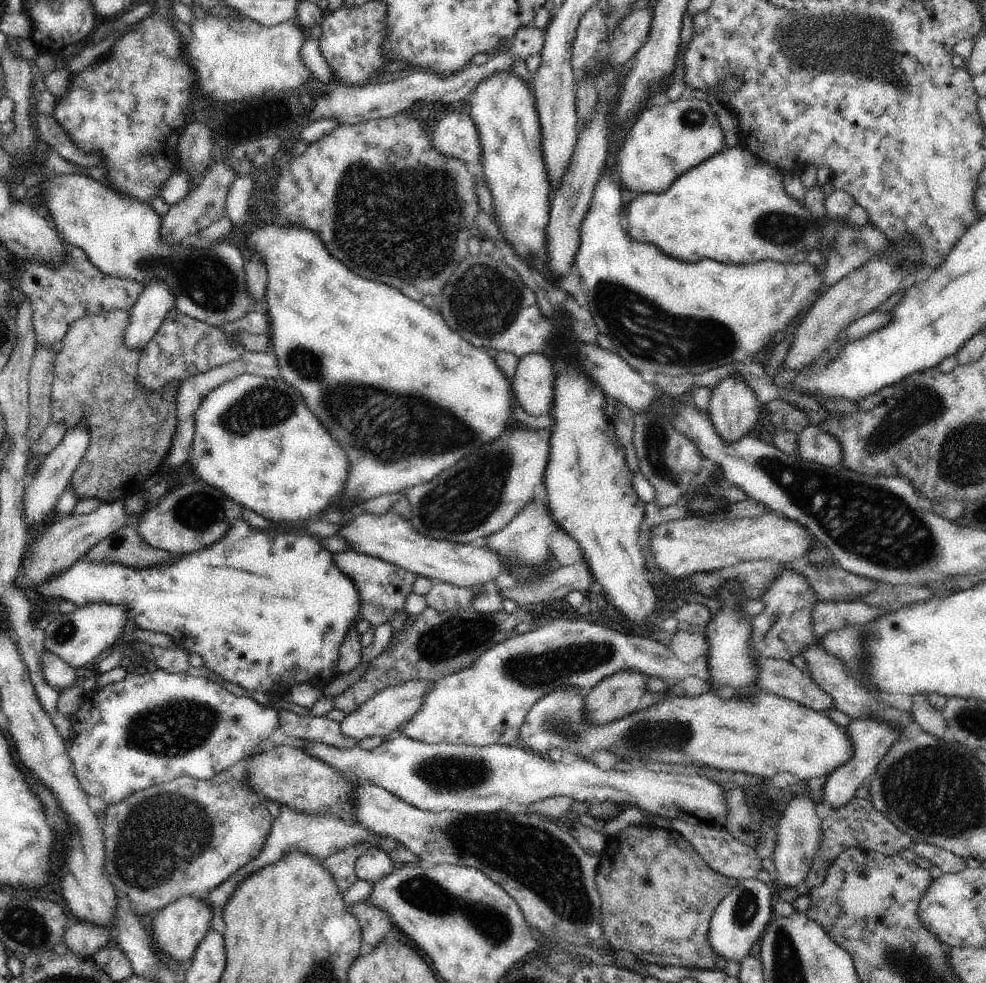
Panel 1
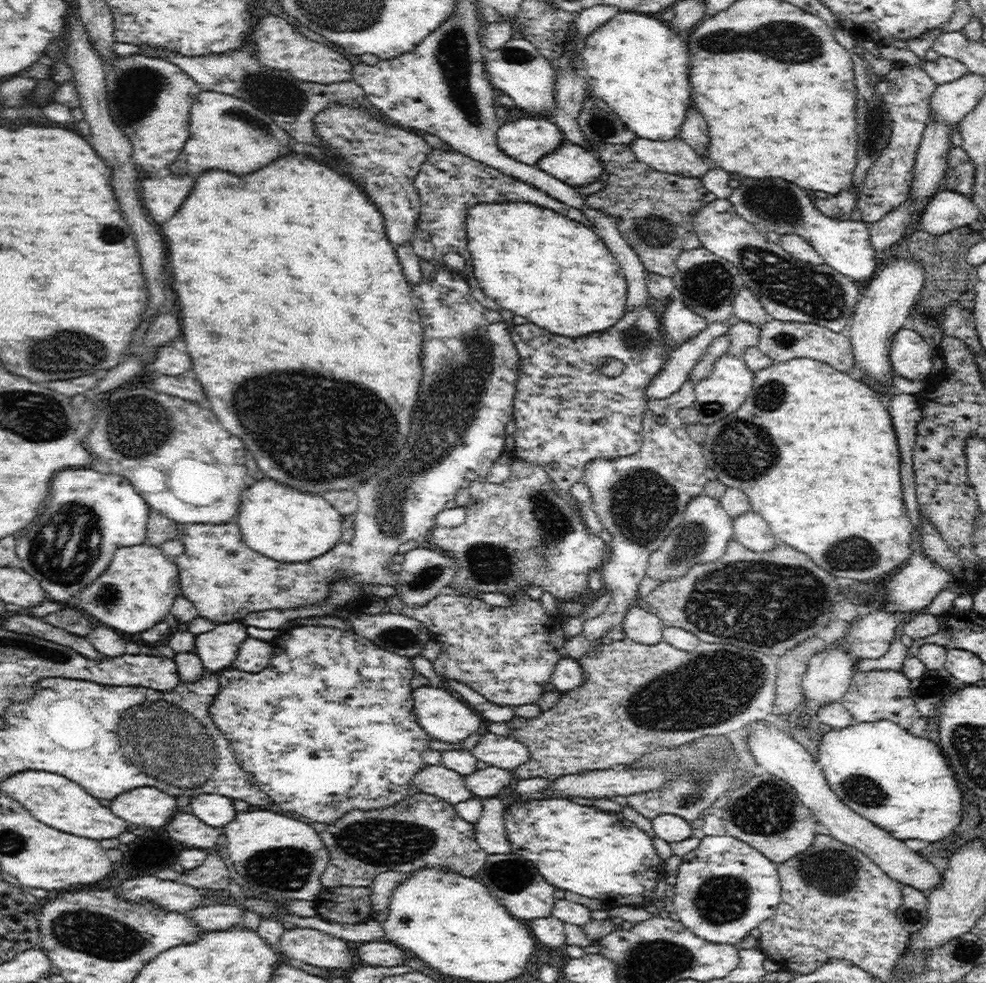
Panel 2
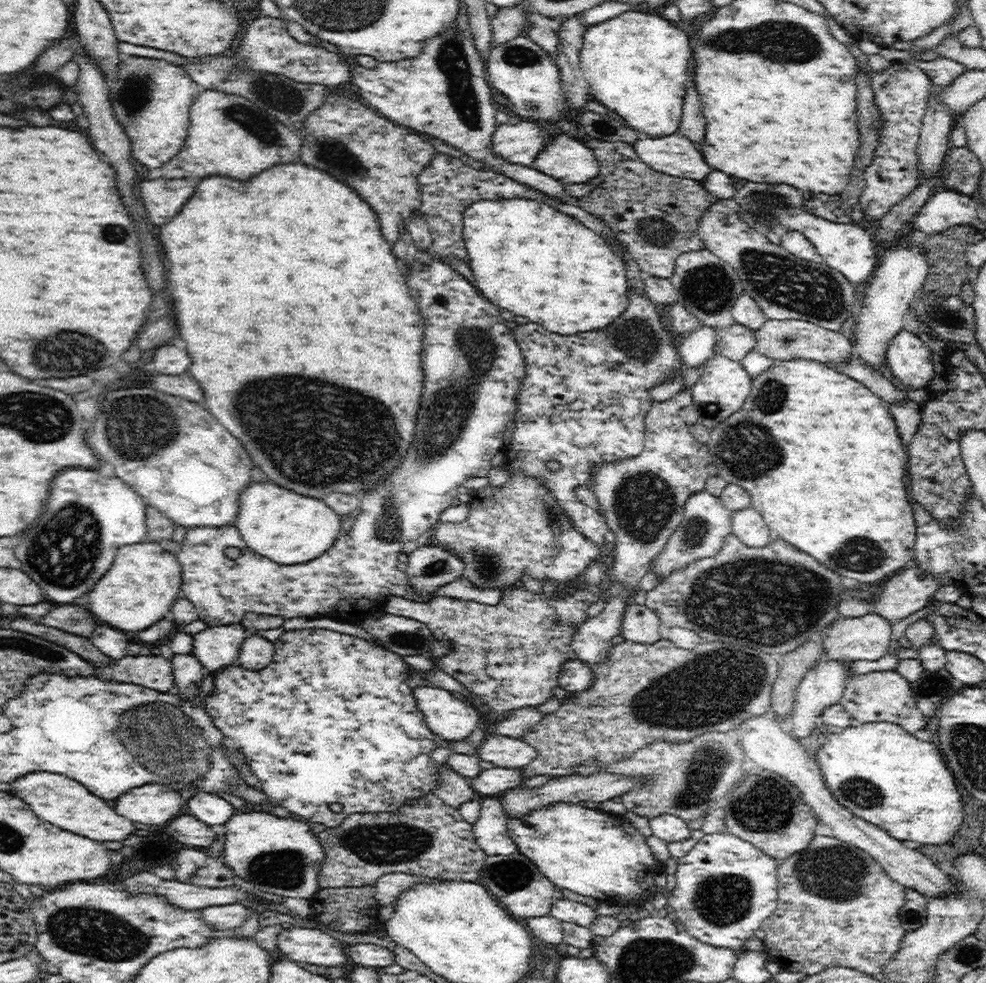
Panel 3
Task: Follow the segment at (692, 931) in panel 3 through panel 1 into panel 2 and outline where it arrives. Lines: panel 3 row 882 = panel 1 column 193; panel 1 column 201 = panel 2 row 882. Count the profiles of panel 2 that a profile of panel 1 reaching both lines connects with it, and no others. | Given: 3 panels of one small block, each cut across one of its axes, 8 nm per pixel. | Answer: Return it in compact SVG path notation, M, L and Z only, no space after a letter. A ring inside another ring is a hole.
M710 835L701 838L700 844L682 857L677 872L673 902L682 924L695 936L714 944L737 945L750 931L775 913L781 899L781 882L777 864L766 858L750 844L726 835Z

